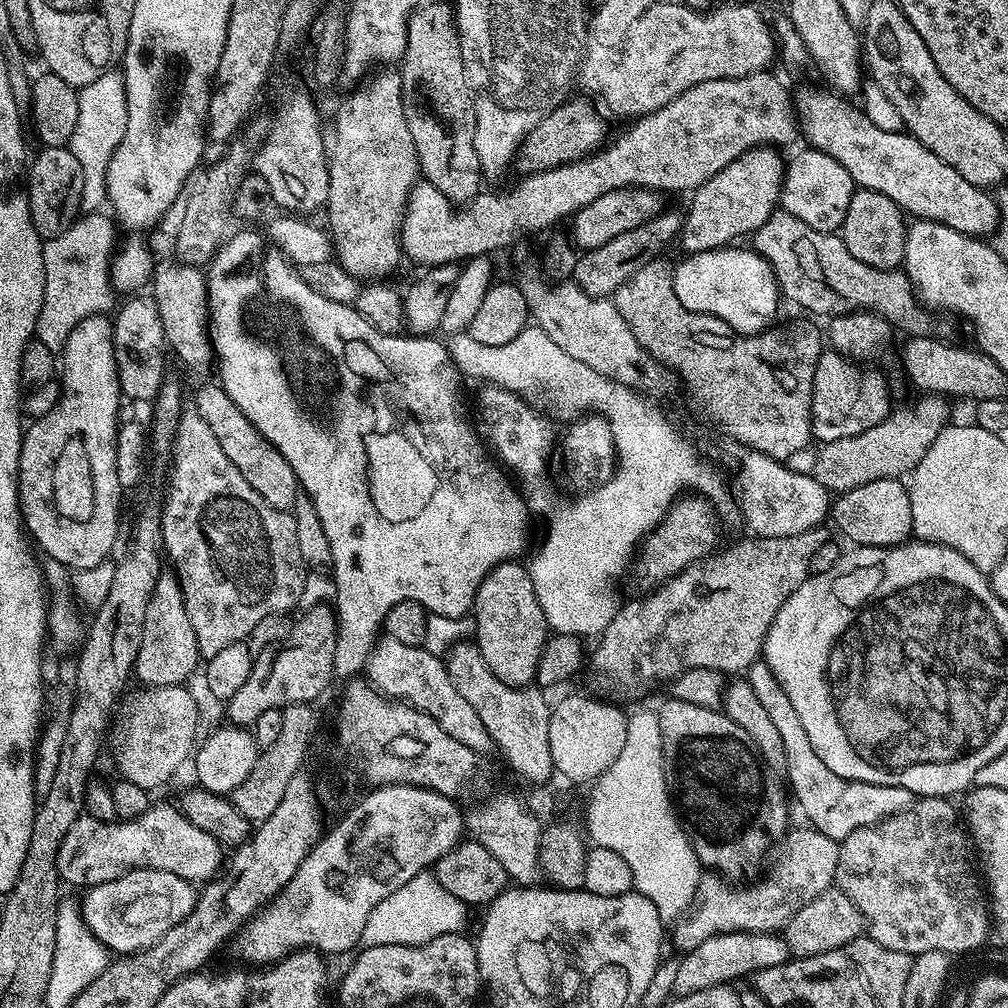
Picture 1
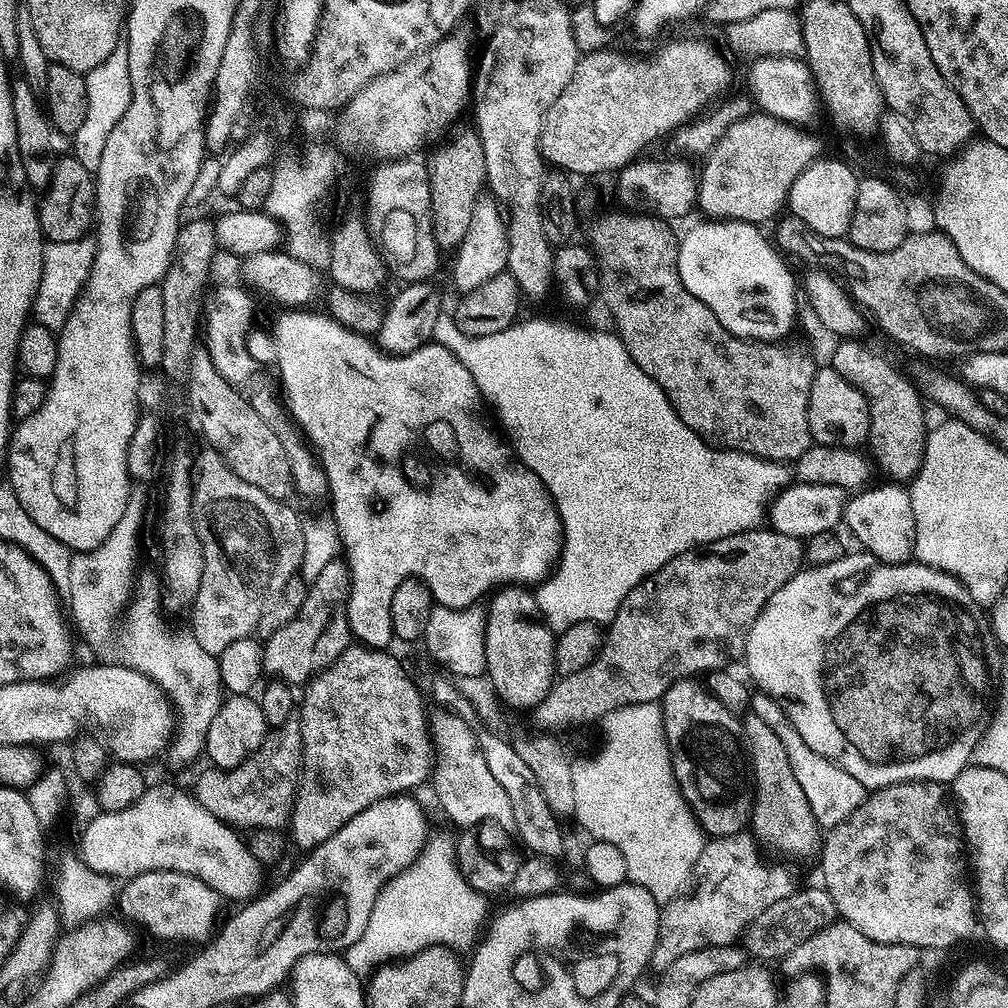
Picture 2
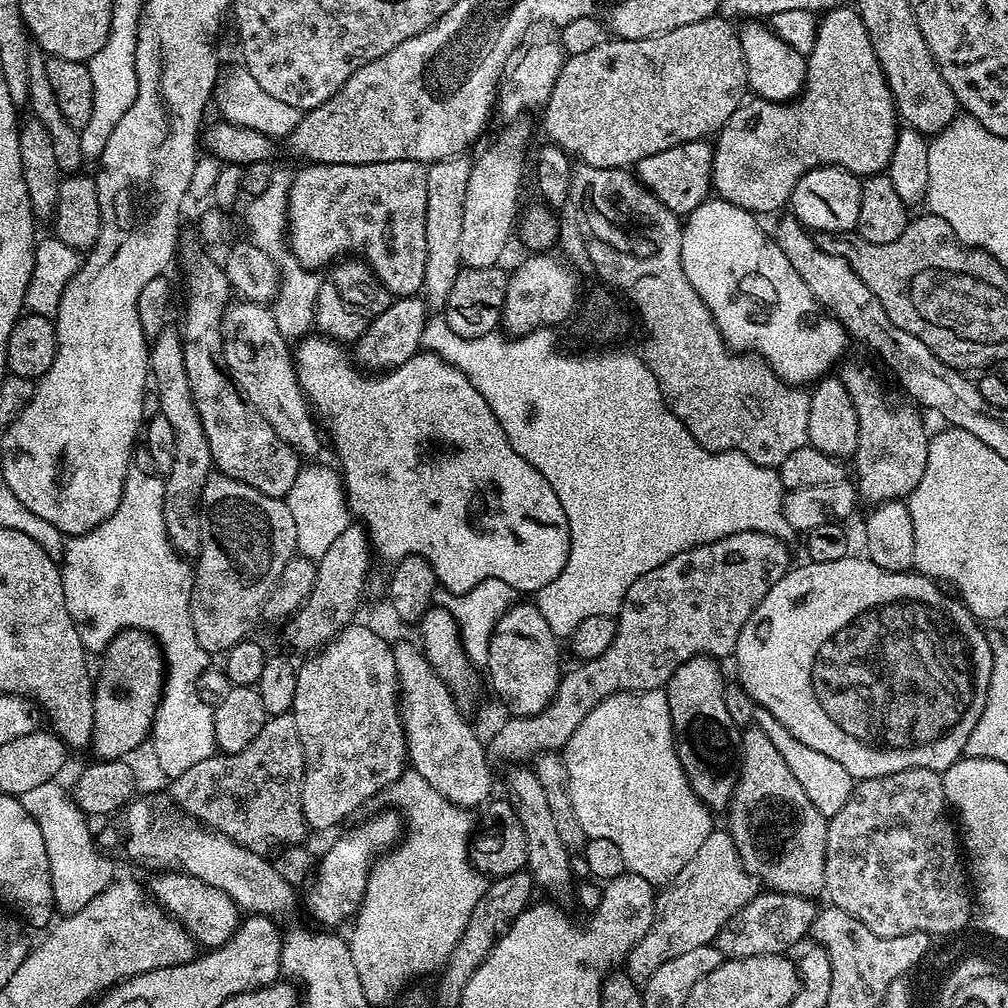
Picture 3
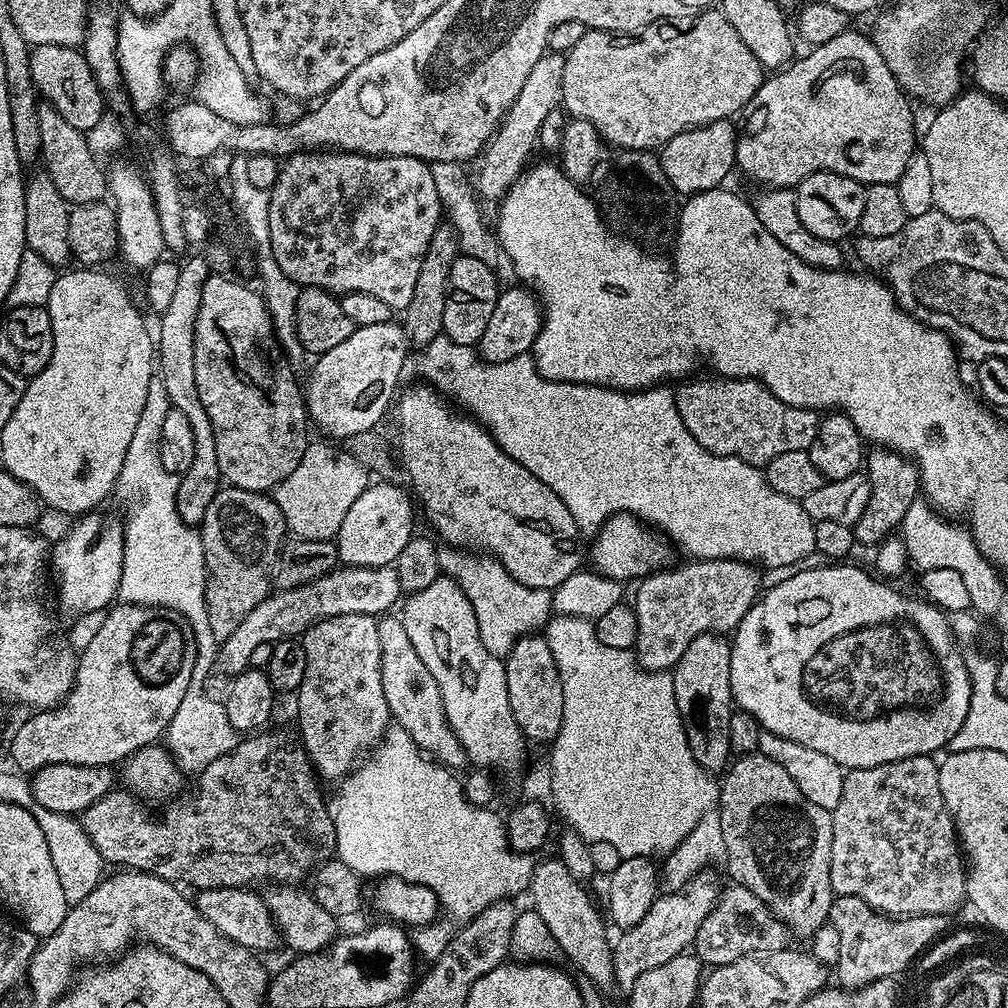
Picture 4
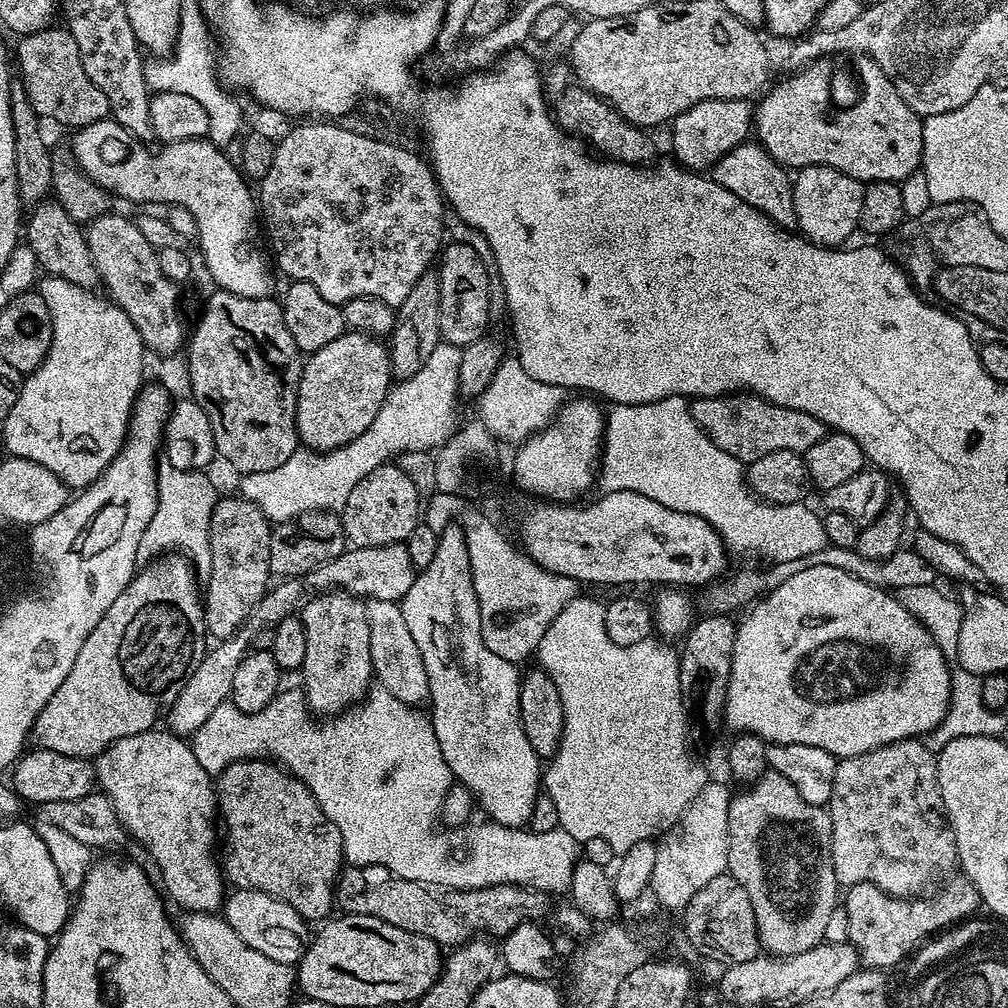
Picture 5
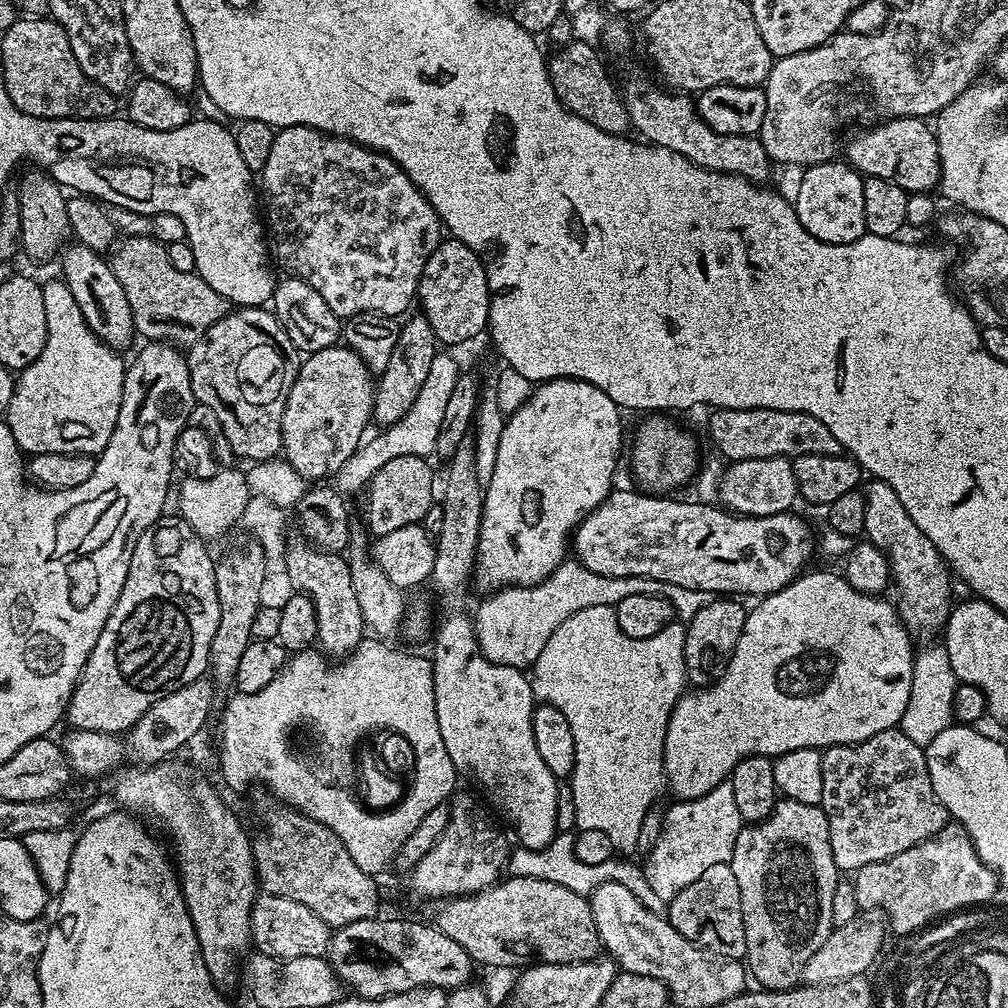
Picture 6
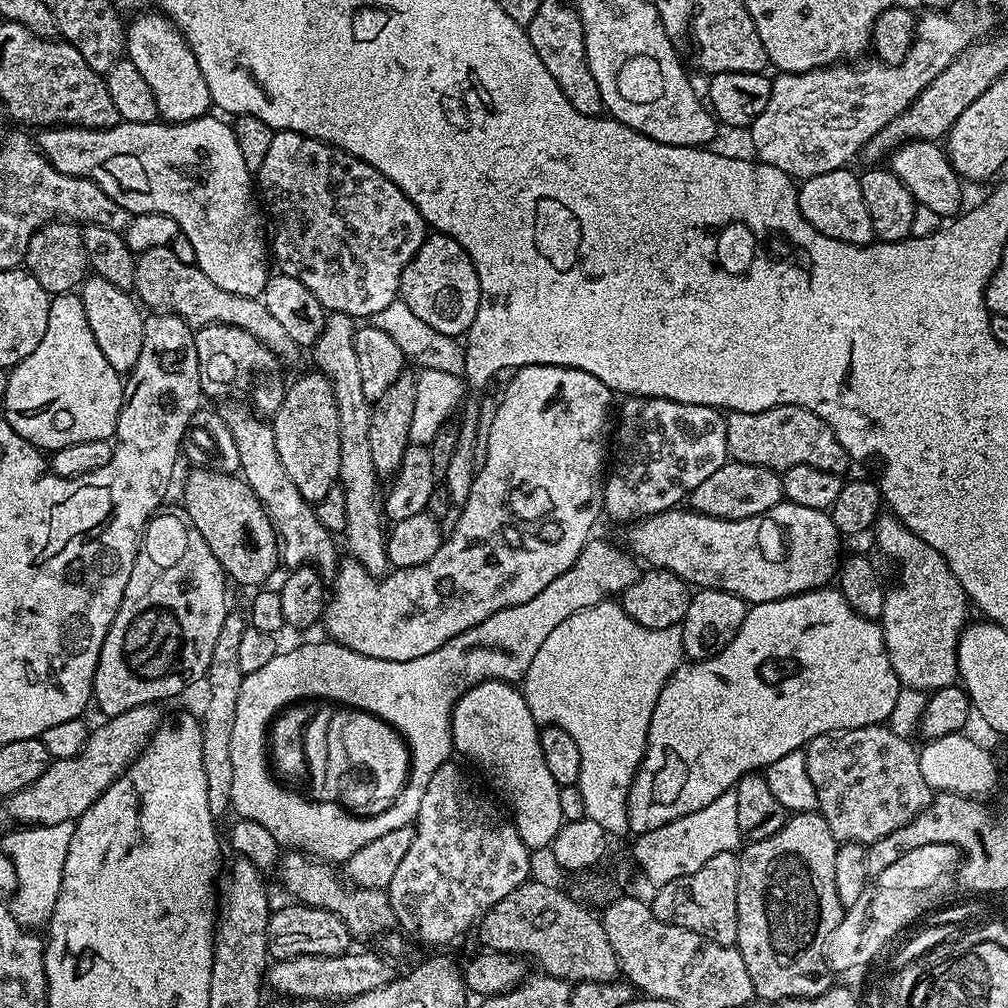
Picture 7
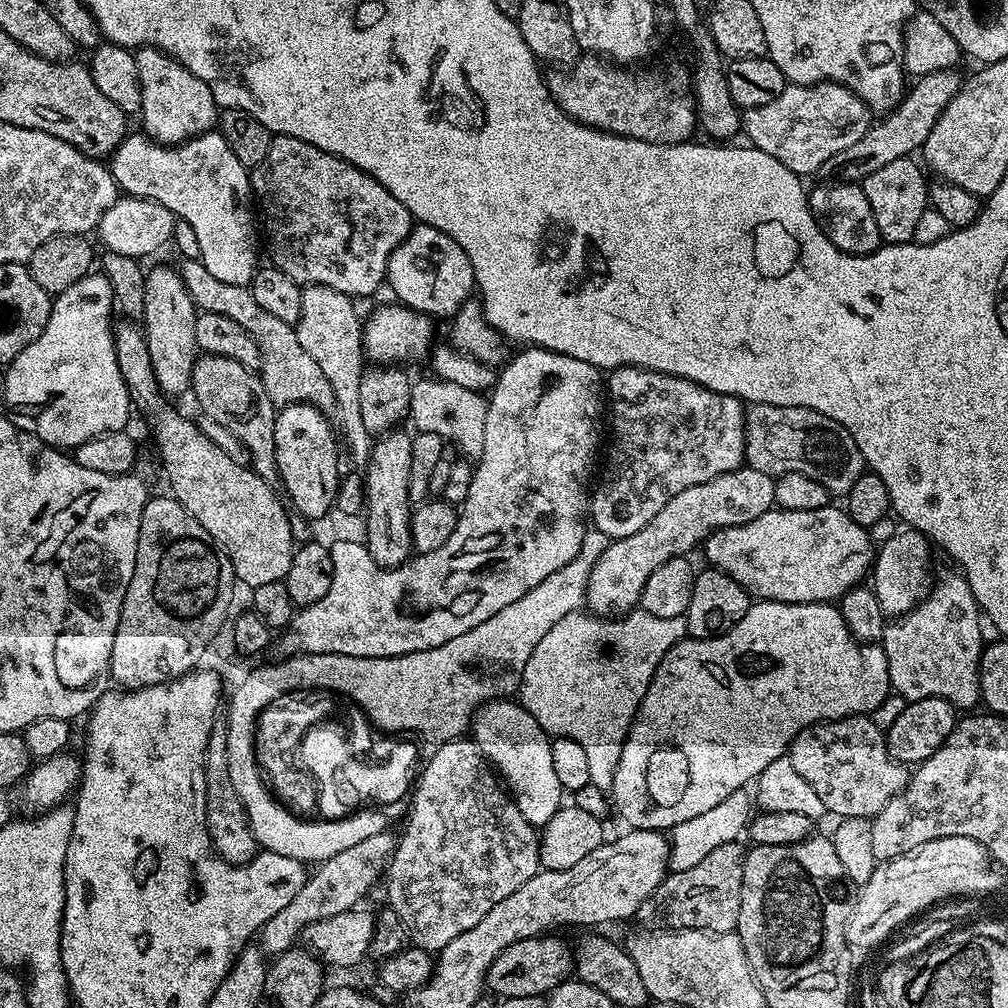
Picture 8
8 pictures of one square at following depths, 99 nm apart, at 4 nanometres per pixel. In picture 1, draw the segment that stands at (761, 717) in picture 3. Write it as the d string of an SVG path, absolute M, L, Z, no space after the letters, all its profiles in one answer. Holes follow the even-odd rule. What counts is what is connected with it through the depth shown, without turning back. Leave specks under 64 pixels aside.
M763 662L751 664L747 670L746 679L748 685L754 690L758 703L766 709L769 718L774 721L774 727L782 737L782 746L786 749L784 768L786 773L788 772L787 787L794 800L796 795L796 800L800 803L805 818L808 819L805 821L817 832L826 834L826 838L834 838L839 842L850 834L854 834L854 830L877 824L878 821L898 814L912 805L914 793L902 786L858 782L834 774L834 770L830 770L830 766L826 766L826 762L822 762L822 758L814 754L814 746L810 746L810 738L806 738L806 726L802 726L802 721L794 711L790 698L786 698L786 690L782 690L778 678L774 678L768 664Z

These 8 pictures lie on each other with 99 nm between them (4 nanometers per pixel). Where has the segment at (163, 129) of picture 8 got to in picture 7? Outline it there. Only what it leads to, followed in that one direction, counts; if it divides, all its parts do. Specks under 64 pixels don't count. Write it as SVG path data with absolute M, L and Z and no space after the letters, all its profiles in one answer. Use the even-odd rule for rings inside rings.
M144 10L136 16L126 28L126 59L134 62L138 74L146 78L151 92L154 94L154 102L158 102L160 120L180 124L183 120L196 120L200 116L209 115L213 107L210 98L210 86L206 86L206 78L202 78L202 70L198 70L198 58L194 58L194 50L186 42L186 38L177 30L176 25L159 10Z

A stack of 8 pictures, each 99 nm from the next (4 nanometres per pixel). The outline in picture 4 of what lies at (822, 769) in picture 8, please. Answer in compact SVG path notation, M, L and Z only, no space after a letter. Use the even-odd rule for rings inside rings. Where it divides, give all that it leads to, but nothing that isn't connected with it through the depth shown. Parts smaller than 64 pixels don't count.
M931 755L910 756L901 760L845 771L842 782L842 798L832 814L832 841L830 842L830 886L836 896L862 898L876 911L885 916L903 918L906 916L943 916L966 900L966 861L962 855L960 841L956 835L956 824L948 813L946 802L942 798L942 786L938 786L939 763Z

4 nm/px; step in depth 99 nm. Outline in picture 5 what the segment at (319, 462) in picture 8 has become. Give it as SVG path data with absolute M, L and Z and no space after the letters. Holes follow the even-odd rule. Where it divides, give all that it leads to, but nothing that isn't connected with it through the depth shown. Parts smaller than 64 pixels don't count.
M345 330L322 350L311 353L303 361L300 385L296 395L296 429L303 447L314 452L332 452L335 448L346 446L358 438L374 422L384 399L393 387L392 357L390 348L383 339L370 336L366 332Z

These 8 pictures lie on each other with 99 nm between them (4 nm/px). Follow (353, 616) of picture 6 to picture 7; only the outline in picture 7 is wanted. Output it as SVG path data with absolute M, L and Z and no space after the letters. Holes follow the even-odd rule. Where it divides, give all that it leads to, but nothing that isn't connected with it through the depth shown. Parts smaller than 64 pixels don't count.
M224 398L219 404L222 422L226 422L230 434L234 434L234 446L238 446L239 475L268 512L279 537L279 559L289 569L311 566L318 568L325 578L335 577L338 555L332 541L335 540L333 533L318 522L313 501L302 498L302 494L298 494L298 486L294 486L290 474L286 474L286 466L282 466L282 458L278 458L278 442L274 442L271 423L243 399Z

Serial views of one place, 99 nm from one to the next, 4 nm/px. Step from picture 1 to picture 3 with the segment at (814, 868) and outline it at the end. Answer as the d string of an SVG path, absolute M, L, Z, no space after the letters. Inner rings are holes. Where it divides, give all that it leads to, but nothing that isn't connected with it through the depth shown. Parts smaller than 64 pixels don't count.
M714 830L702 842L694 858L682 866L673 883L667 885L656 897L656 921L646 935L630 950L626 961L627 979L643 982L670 958L687 954L697 946L713 943L724 929L758 895L758 881L740 864L740 855L732 836L726 830Z

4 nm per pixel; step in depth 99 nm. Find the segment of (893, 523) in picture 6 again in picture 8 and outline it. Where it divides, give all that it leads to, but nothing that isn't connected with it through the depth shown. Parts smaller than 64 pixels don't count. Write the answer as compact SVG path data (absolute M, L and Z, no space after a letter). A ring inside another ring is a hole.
M955 571L948 572L940 581L938 579L931 585L930 595L927 599L921 601L919 605L911 612L903 616L893 619L891 623L885 627L884 639L882 641L882 653L886 658L886 666L890 674L890 682L892 683L891 691L895 695L904 697L905 701L917 700L918 698L946 698L958 710L972 710L975 704L981 703L980 694L980 662L981 656L986 647L986 641L982 638L982 630L980 629L980 617L982 615L980 606L977 604L974 594L970 590L970 586L964 580L963 575L957 574Z

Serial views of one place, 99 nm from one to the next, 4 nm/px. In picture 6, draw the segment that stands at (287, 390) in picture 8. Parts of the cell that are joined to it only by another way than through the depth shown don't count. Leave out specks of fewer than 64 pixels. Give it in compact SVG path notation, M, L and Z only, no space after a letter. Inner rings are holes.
M130 236L119 241L118 247L111 253L110 263L114 270L114 278L126 294L130 302L130 310L134 314L134 326L137 333L148 342L167 342L177 346L191 346L204 337L207 330L218 318L222 318L230 310L230 305L218 290L213 290L196 272L174 270L170 266L170 258L165 245L152 236Z

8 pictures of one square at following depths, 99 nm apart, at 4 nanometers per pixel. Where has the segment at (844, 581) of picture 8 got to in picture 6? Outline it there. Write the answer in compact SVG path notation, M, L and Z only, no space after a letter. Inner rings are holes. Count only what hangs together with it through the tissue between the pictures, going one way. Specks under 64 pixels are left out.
M644 490L635 491L609 492L608 497L577 526L570 548L586 570L594 570L603 576L660 579L694 591L763 598L782 590L809 567L808 559L814 553L814 536L812 532L808 533L803 518L792 516L791 511L769 516L738 516L712 502L697 502L692 498L668 500L672 498Z

